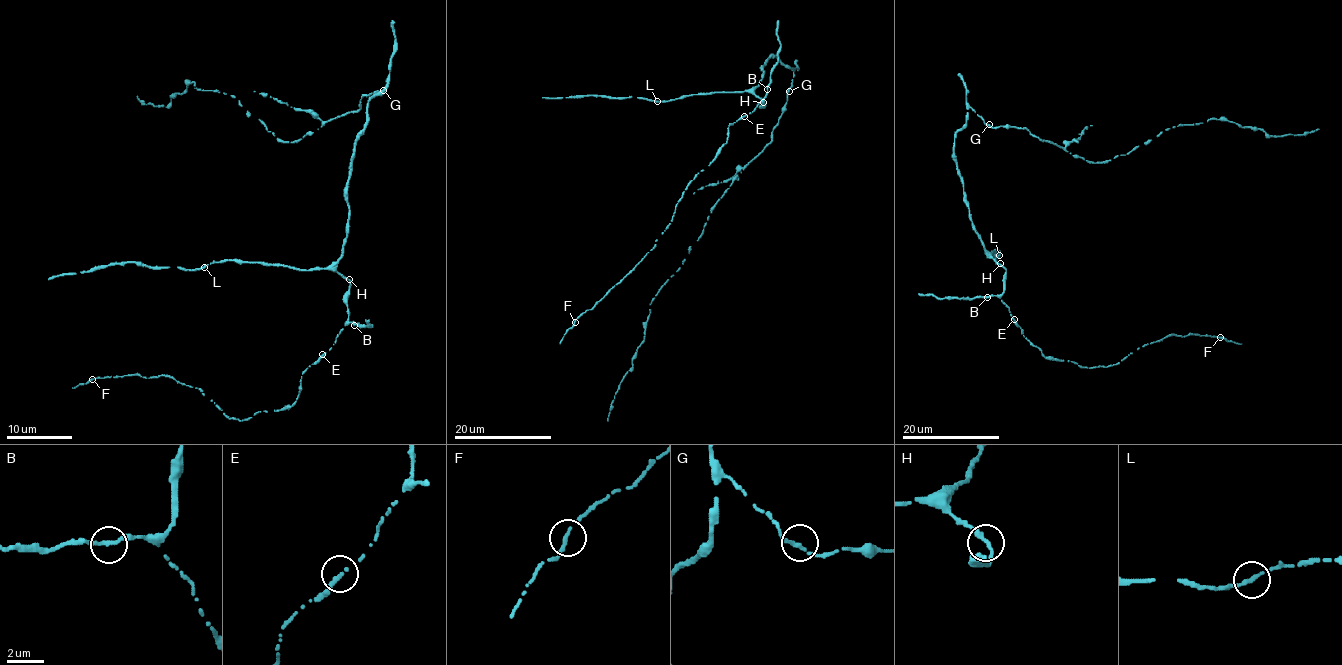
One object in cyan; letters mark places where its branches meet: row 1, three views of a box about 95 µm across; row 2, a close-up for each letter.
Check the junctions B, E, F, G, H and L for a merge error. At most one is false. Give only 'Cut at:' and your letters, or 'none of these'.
Cut at: none of these

